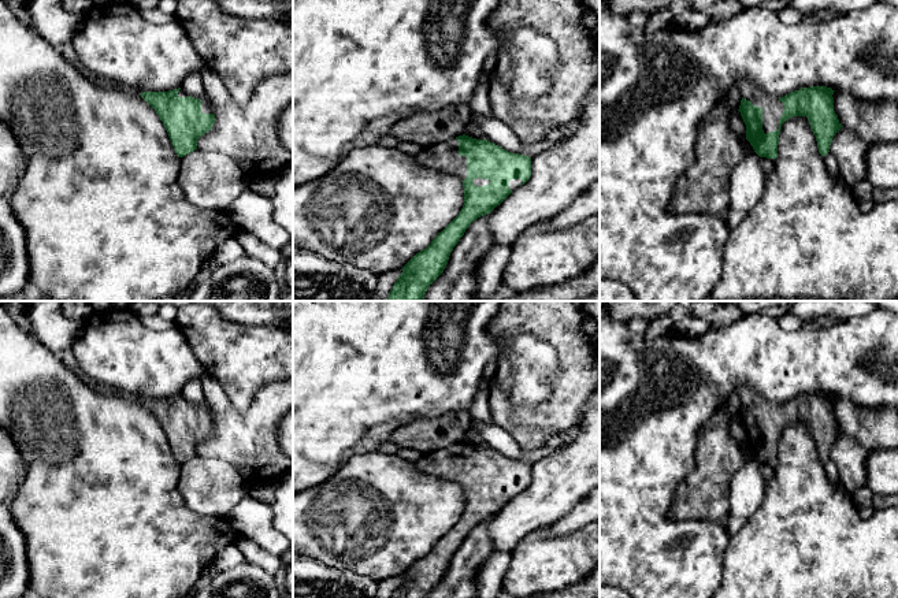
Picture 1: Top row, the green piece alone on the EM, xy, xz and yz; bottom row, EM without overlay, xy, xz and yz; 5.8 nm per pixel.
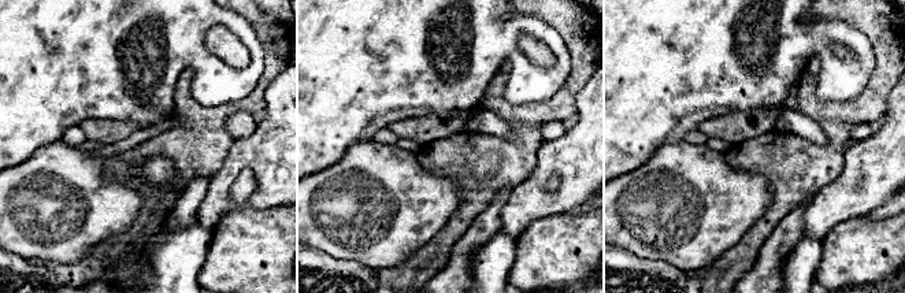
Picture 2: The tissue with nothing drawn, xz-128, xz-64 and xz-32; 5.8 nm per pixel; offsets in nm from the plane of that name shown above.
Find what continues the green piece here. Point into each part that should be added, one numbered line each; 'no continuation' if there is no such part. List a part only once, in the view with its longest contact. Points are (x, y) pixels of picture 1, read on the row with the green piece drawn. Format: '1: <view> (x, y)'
1: yz (772, 108)

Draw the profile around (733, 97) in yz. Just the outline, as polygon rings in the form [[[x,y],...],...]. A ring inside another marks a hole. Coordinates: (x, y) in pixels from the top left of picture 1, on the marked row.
[[[732,86],[724,93],[723,100],[728,104],[732,111],[738,111],[742,100],[742,94],[736,86]]]

